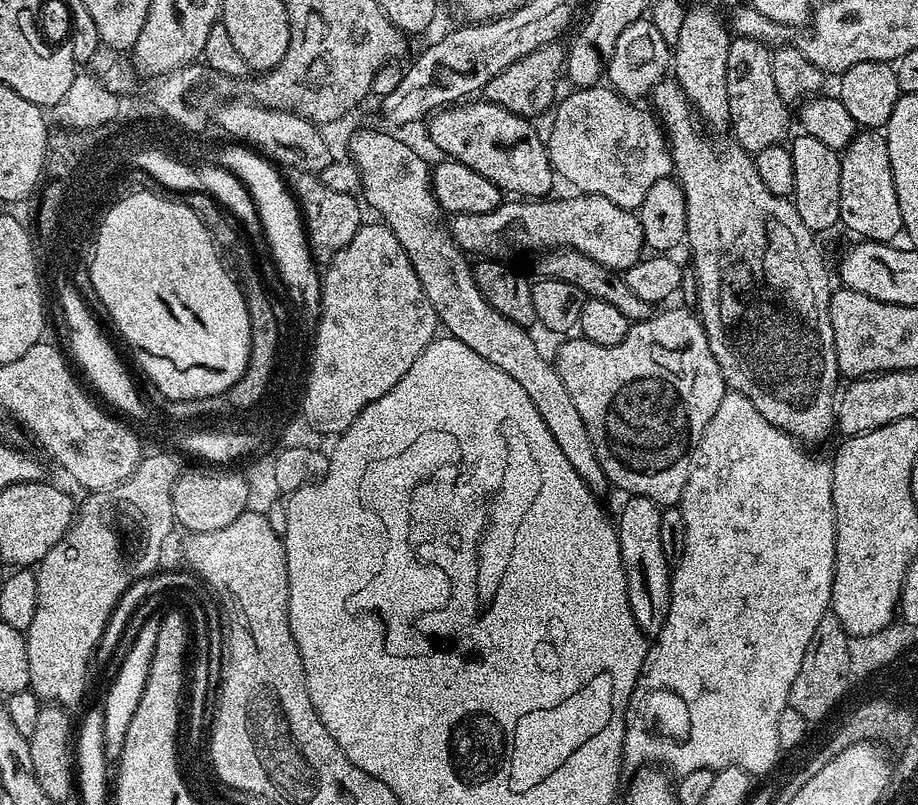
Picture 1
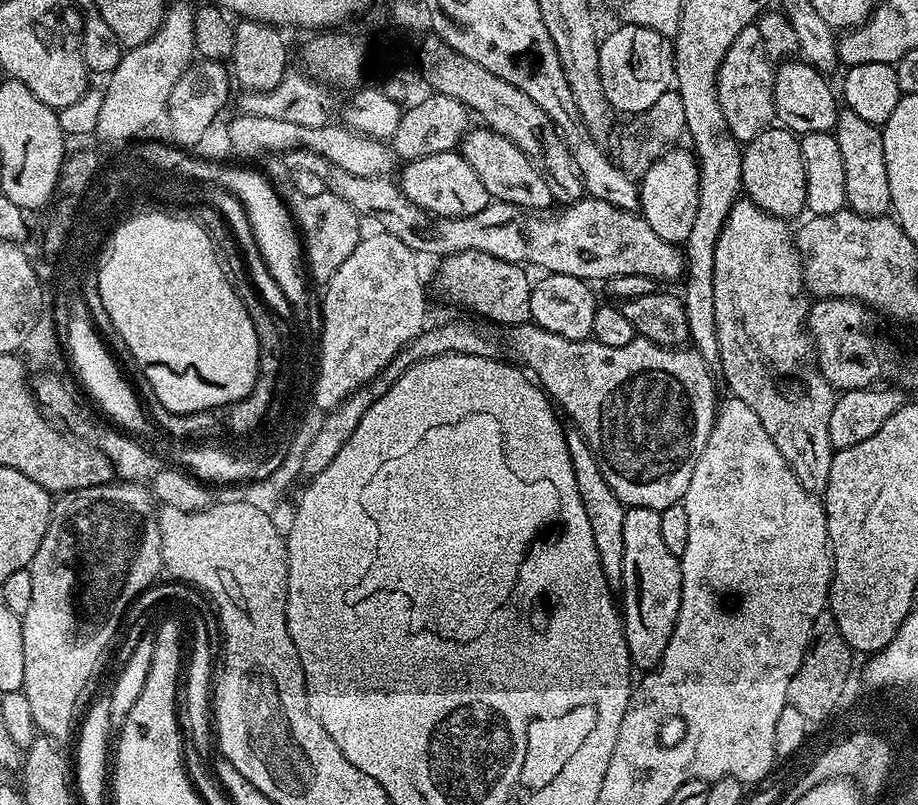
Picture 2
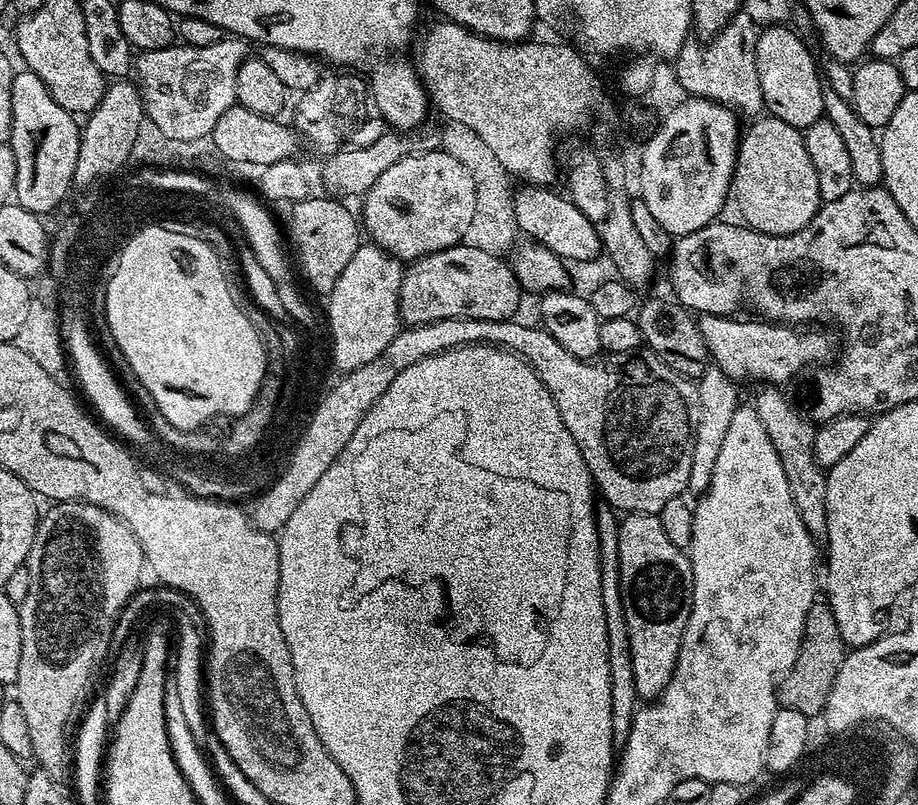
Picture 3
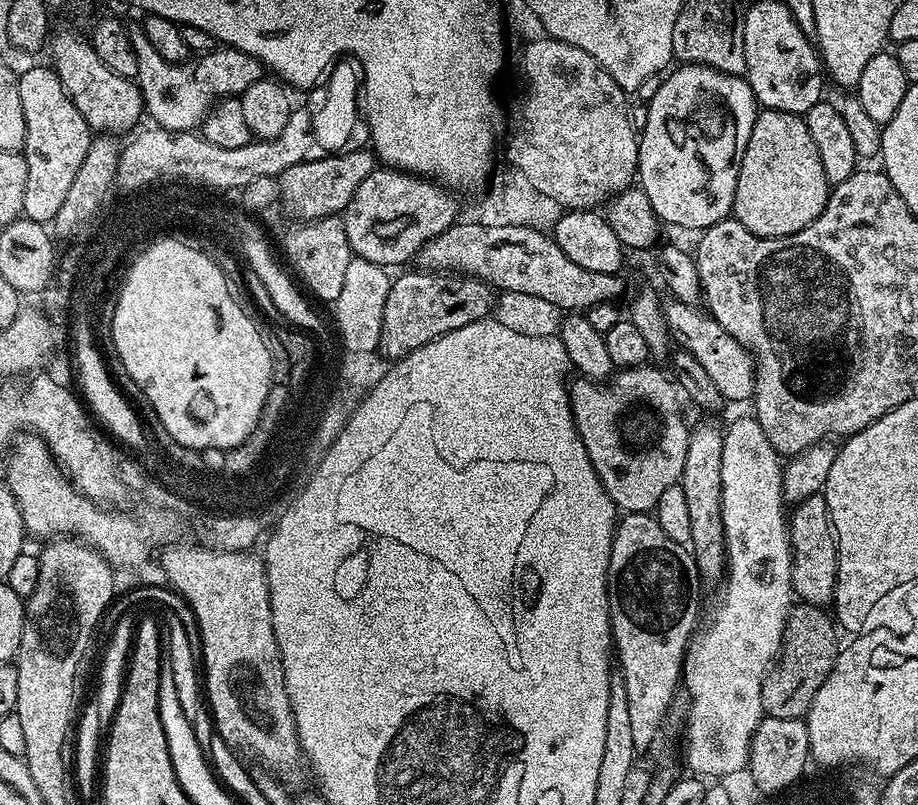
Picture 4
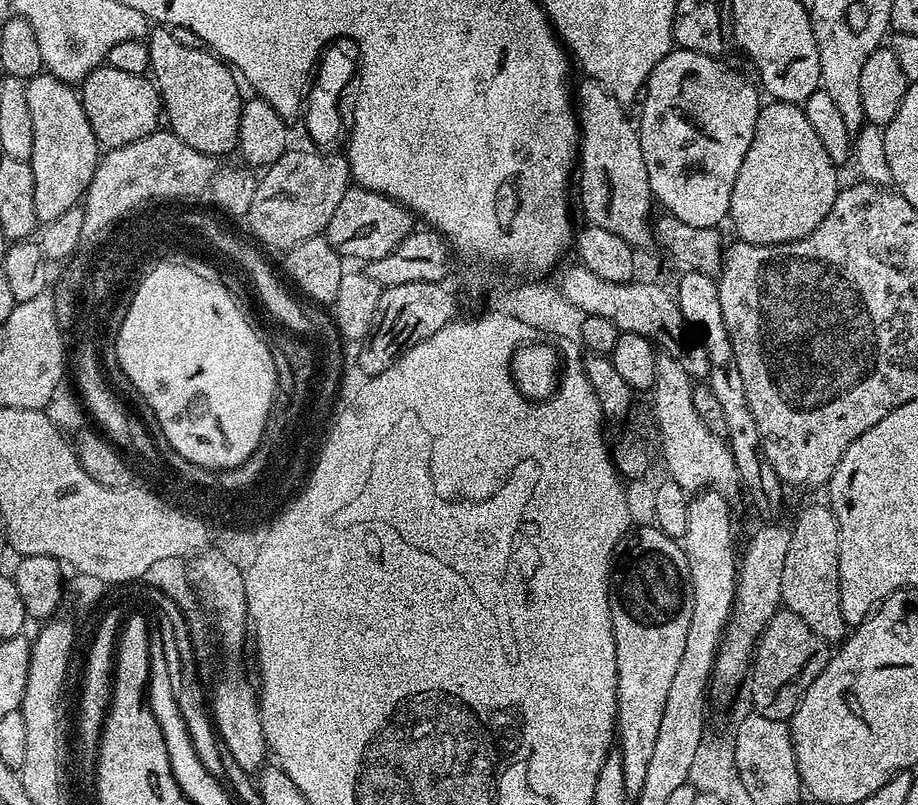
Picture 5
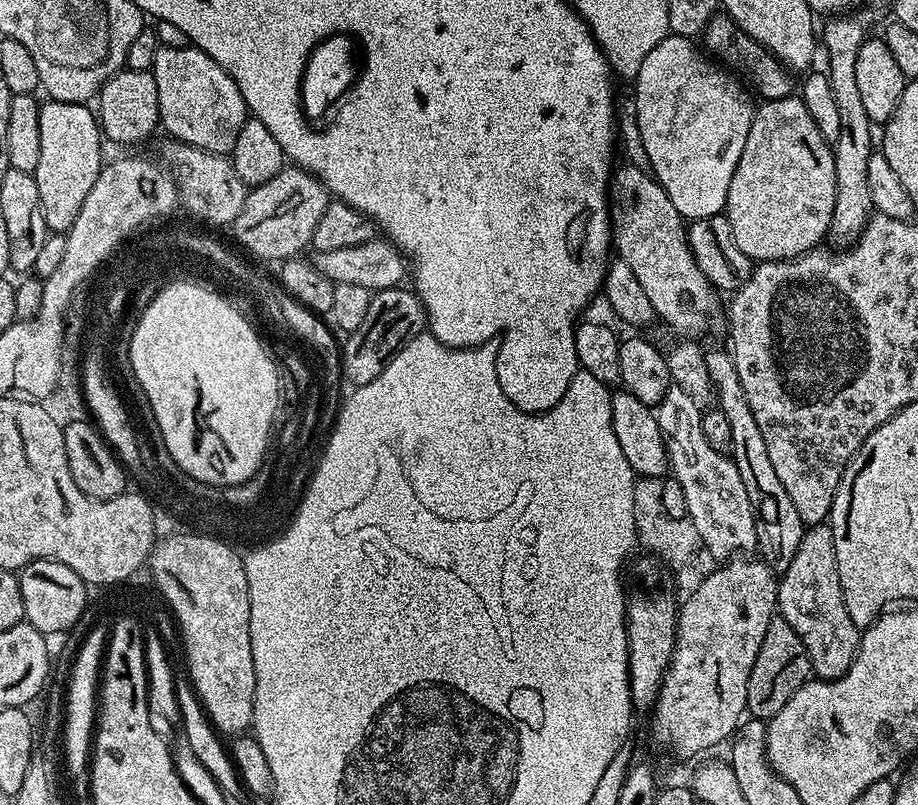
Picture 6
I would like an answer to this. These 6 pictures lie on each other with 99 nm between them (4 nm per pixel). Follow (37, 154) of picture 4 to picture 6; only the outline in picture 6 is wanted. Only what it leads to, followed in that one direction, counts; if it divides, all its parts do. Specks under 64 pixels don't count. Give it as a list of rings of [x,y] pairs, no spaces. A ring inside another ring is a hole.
[[[48,100],[40,105],[38,131],[42,134],[42,151],[34,175],[38,182],[38,195],[42,198],[42,214],[46,217],[49,233],[67,234],[70,226],[74,226],[74,218],[78,218],[78,210],[82,210],[82,202],[86,202],[86,194],[90,194],[94,182],[98,182],[102,167],[102,129],[95,111],[88,104]]]

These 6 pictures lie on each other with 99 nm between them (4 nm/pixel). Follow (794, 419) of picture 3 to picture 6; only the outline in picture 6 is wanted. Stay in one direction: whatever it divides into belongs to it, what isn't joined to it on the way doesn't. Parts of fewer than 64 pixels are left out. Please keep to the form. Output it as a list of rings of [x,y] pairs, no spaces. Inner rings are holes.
[[[831,523],[814,524],[805,531],[802,542],[798,542],[794,562],[790,562],[788,569],[779,577],[776,607],[779,616],[790,622],[798,638],[802,638],[812,671],[819,679],[836,680],[850,670],[860,649],[862,632],[850,619],[850,610],[846,610],[842,582],[838,578]]]

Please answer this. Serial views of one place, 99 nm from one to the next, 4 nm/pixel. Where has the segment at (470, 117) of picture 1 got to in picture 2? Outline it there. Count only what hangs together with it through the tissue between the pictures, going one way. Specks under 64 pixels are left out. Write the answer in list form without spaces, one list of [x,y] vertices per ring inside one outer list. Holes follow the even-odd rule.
[[[487,126],[479,127],[465,132],[458,151],[466,162],[470,162],[470,166],[474,166],[474,174],[482,178],[482,186],[486,186],[489,197],[493,201],[501,200],[513,204],[532,214],[551,209],[554,204],[552,191],[543,171],[534,166],[534,161],[514,142],[510,142],[510,138],[492,131]]]

